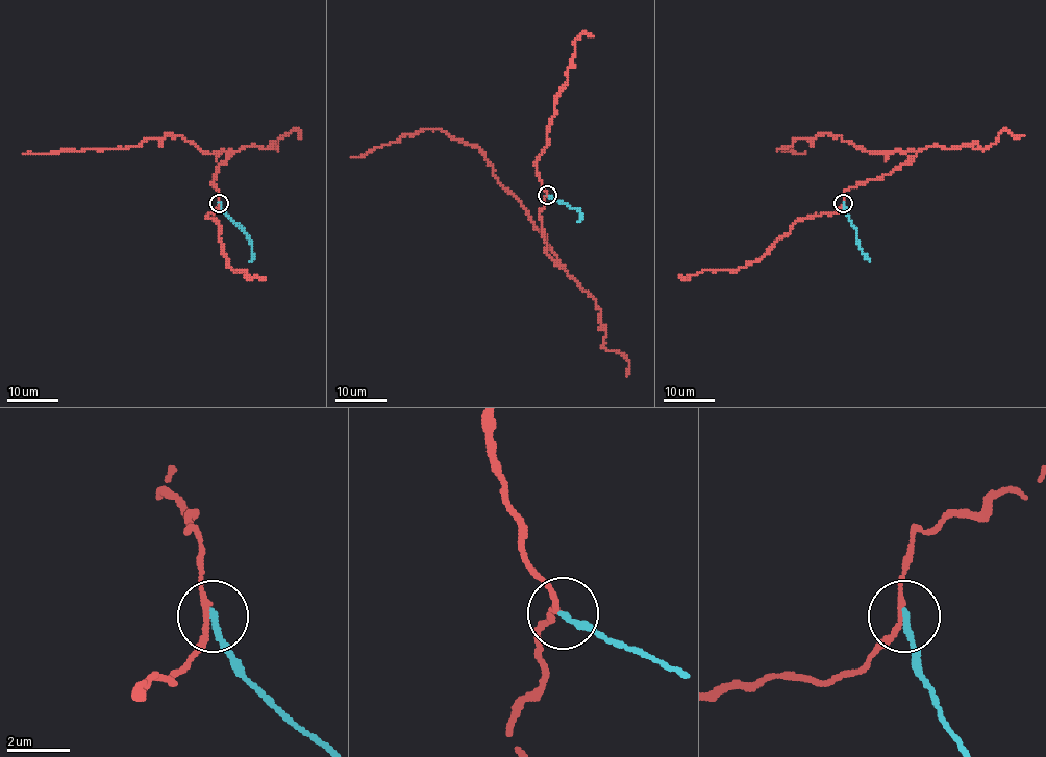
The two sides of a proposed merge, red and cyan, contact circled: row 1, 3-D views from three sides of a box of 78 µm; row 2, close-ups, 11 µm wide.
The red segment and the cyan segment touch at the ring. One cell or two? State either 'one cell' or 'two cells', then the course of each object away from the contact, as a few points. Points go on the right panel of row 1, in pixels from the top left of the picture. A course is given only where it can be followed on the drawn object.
two cells; red runs (843, 203), (844, 191), (880, 178), (915, 151), (866, 151), (827, 133), (777, 148), (805, 154); cyan runs (843, 203), (856, 229), (861, 252), (870, 262)

